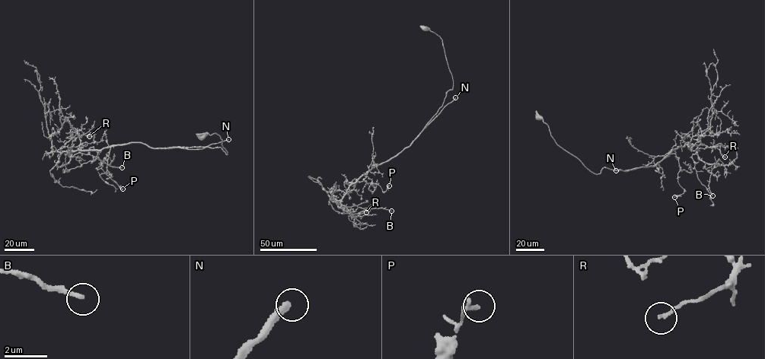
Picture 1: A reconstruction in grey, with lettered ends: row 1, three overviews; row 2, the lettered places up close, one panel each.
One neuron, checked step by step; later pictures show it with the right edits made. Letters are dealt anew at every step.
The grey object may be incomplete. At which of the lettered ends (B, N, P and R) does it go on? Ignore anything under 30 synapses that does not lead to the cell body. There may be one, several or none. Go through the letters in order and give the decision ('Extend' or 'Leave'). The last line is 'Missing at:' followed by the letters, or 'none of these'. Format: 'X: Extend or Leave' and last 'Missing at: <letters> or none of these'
B: Leave
N: Extend
P: Leave
R: Leave
Missing at: N

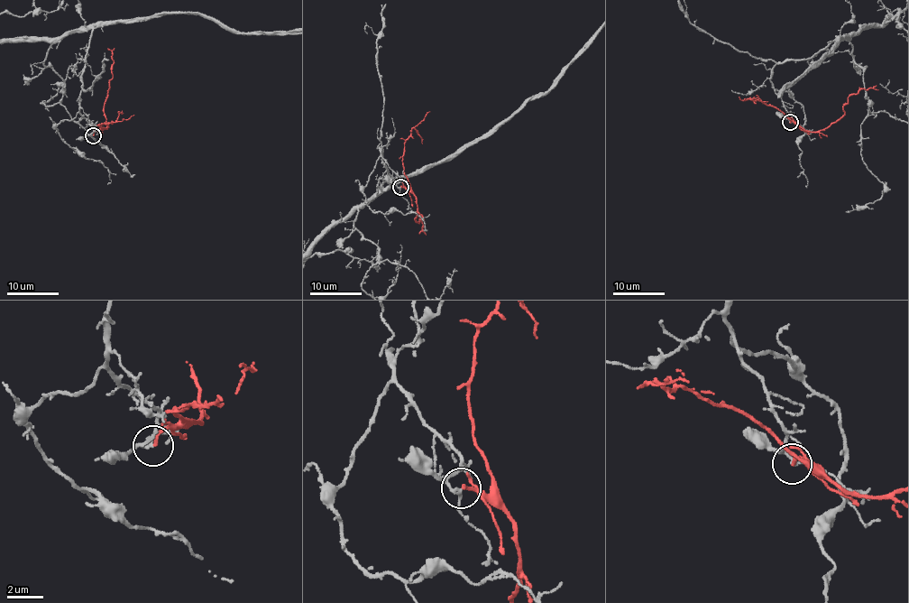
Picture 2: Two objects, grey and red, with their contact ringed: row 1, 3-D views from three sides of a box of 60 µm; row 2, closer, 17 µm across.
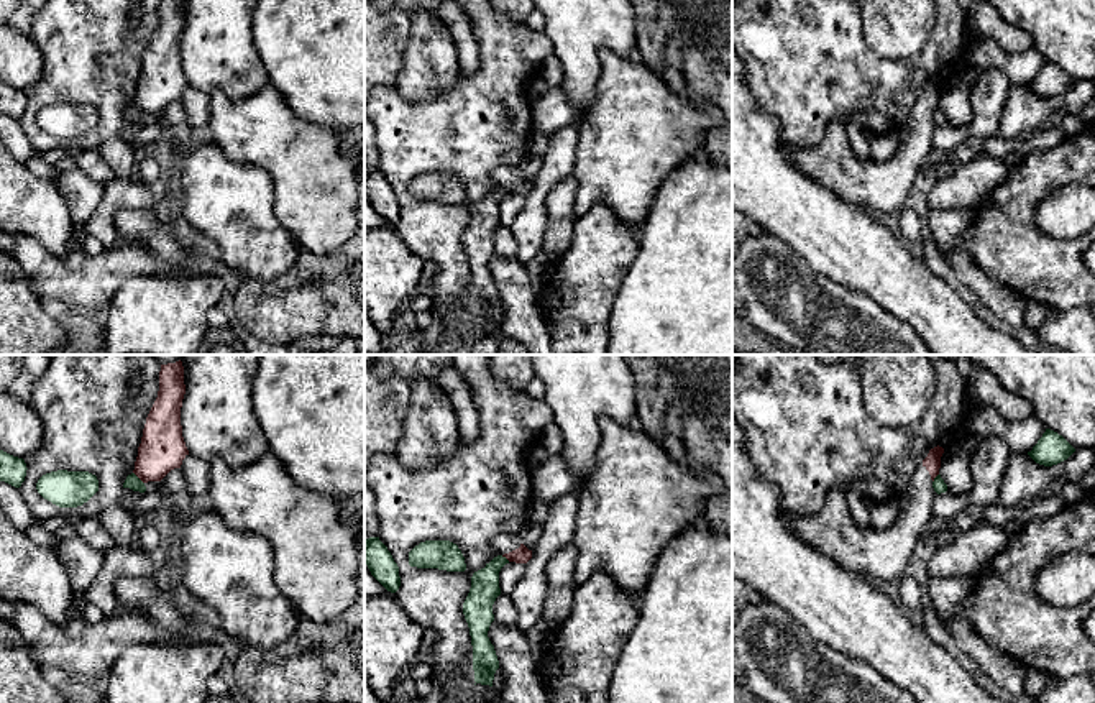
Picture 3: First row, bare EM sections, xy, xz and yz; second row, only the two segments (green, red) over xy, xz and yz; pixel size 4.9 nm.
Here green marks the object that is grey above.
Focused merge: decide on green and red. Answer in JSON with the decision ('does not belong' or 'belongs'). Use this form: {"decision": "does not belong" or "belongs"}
{"decision": "does not belong"}

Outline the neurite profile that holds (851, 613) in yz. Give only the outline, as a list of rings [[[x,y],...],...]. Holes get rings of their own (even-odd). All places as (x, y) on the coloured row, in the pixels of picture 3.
[[[732,417],[732,578],[785,609],[814,641],[875,669],[916,703],[1011,703],[985,692],[974,673],[909,621],[882,585],[844,570],[798,537],[785,512],[781,493],[749,458]]]

